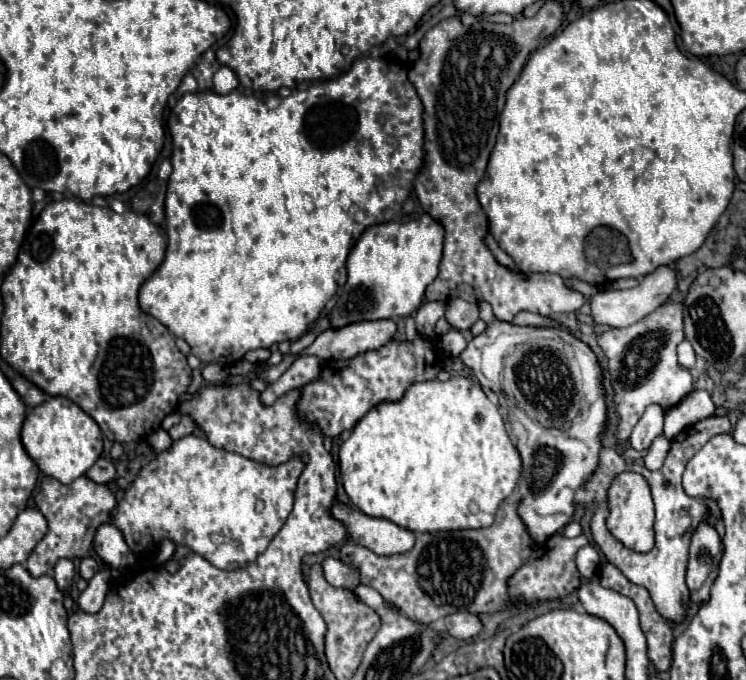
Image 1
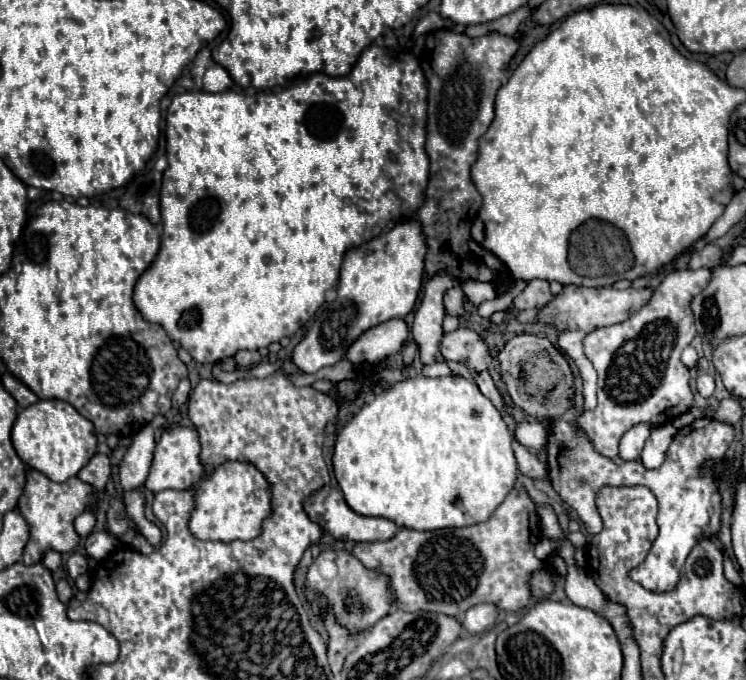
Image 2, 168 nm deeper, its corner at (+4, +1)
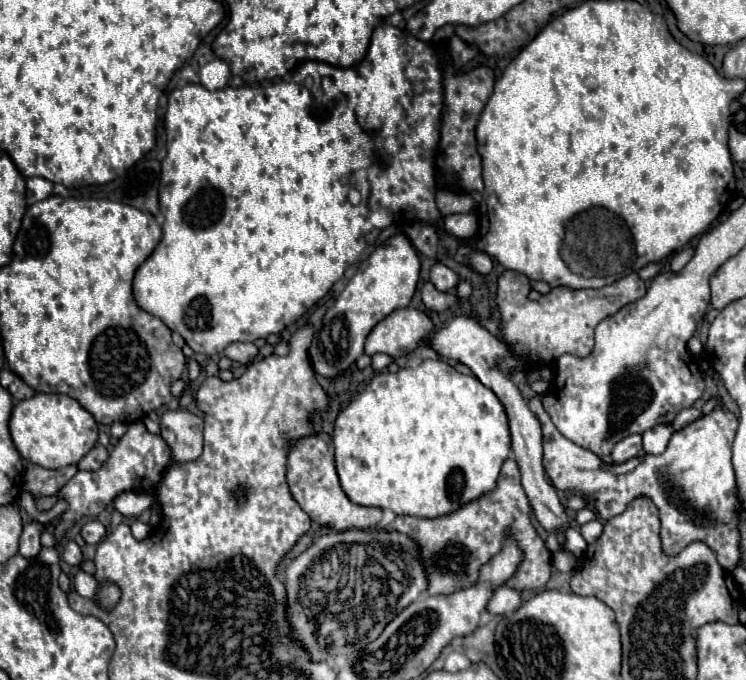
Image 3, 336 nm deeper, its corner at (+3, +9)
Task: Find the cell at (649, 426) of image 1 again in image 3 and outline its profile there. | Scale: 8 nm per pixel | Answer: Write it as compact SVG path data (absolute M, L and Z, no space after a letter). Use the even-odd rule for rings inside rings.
M630 434L626 438L622 438L614 450L612 450L612 462L624 462L630 460L634 456L638 456L638 452L642 450L642 436L640 434Z

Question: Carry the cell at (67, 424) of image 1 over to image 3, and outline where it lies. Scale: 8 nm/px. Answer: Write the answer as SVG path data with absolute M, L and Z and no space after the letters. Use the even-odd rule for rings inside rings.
M34 394L14 406L10 416L10 434L22 458L42 468L64 468L78 464L98 440L98 424L74 398L66 394Z

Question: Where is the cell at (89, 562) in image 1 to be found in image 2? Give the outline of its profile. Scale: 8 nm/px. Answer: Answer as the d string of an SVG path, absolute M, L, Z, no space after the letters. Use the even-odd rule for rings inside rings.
M71 554L71 558L67 560L67 572L71 578L77 578L79 574L87 572L87 560L81 554Z

